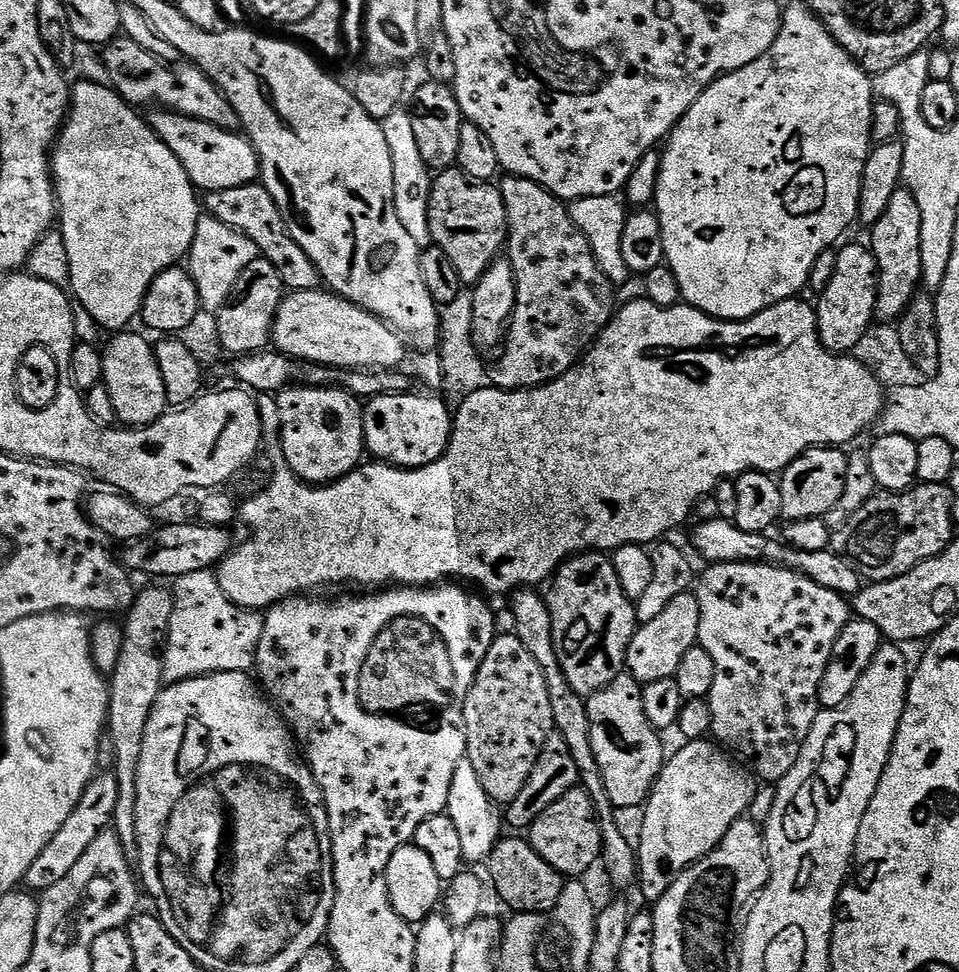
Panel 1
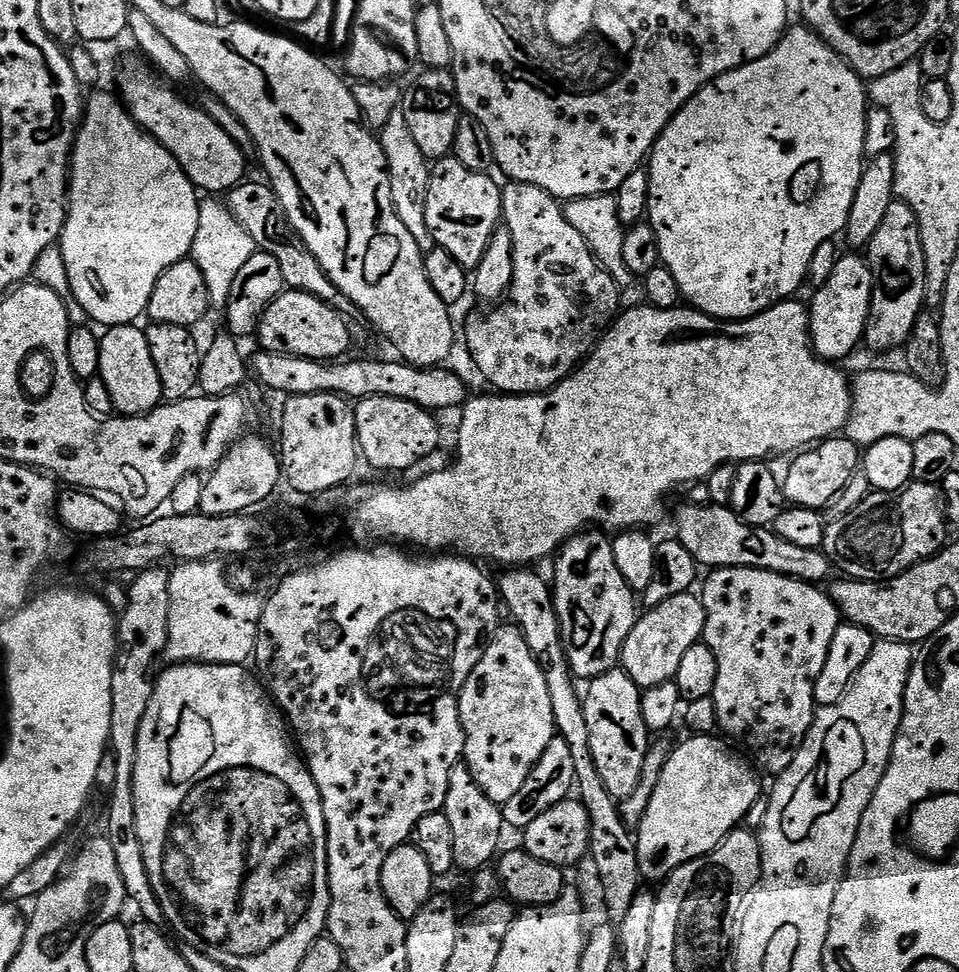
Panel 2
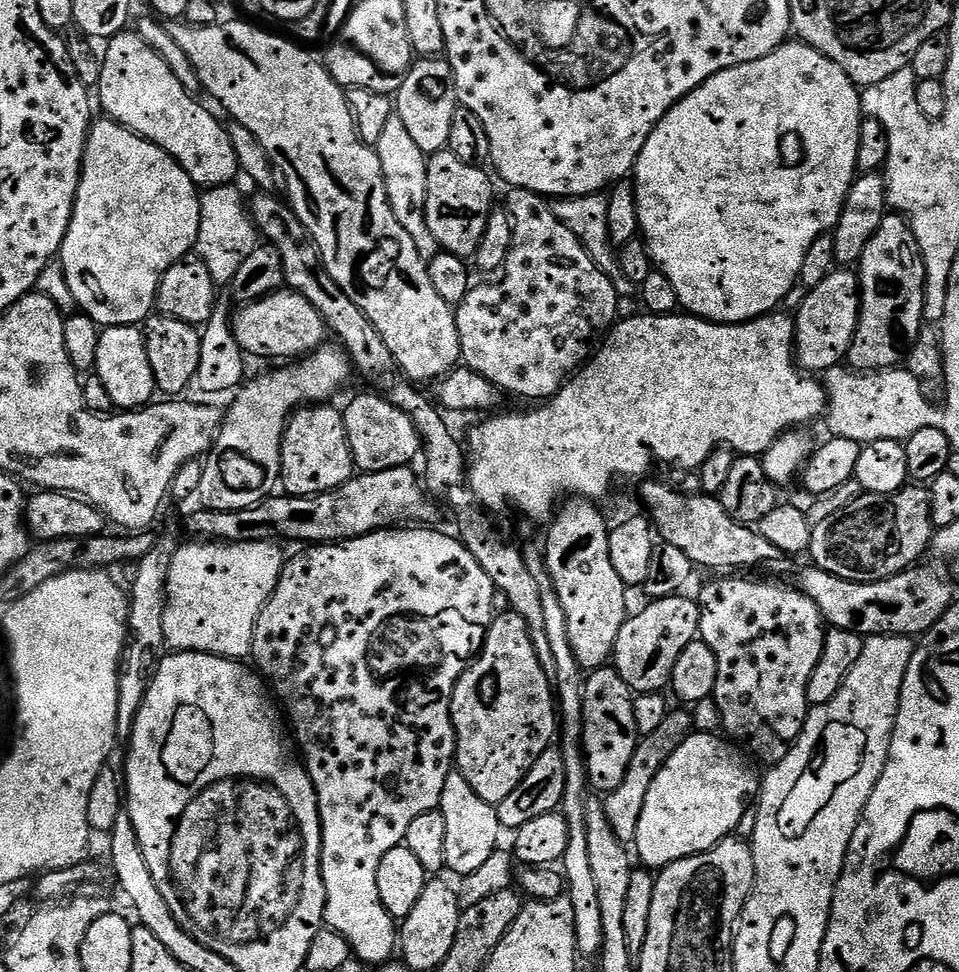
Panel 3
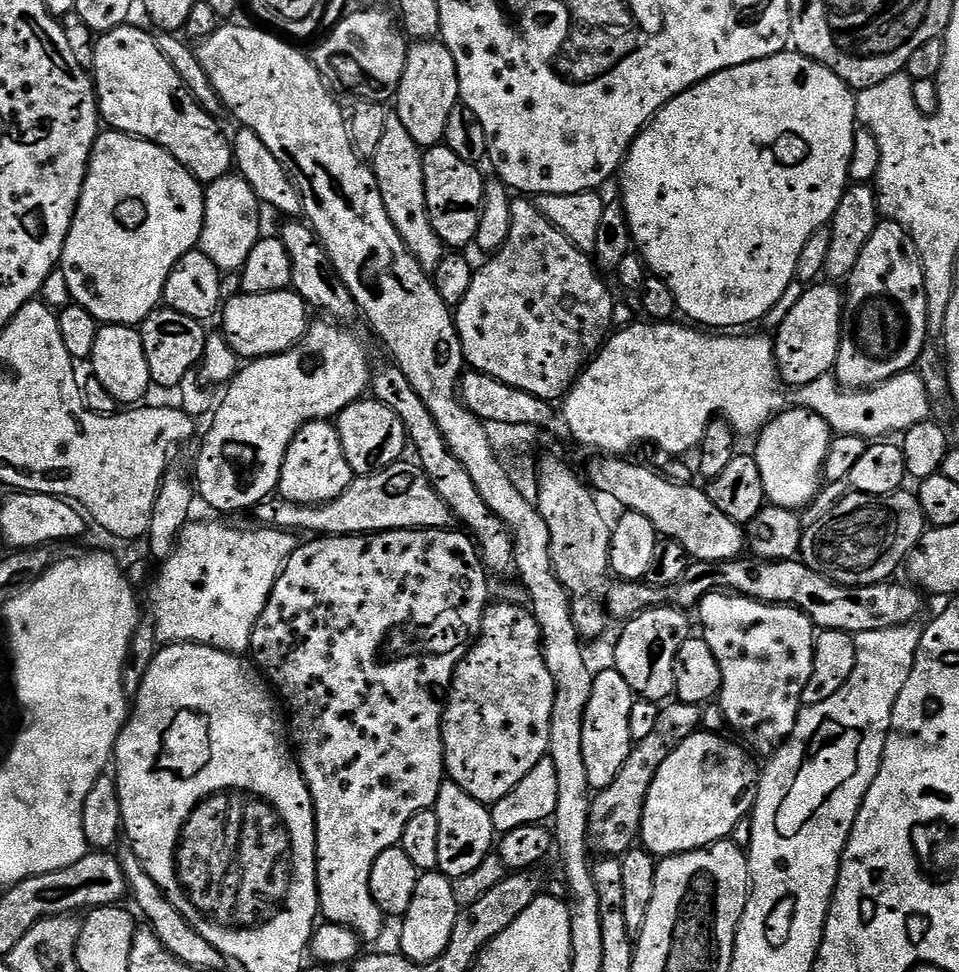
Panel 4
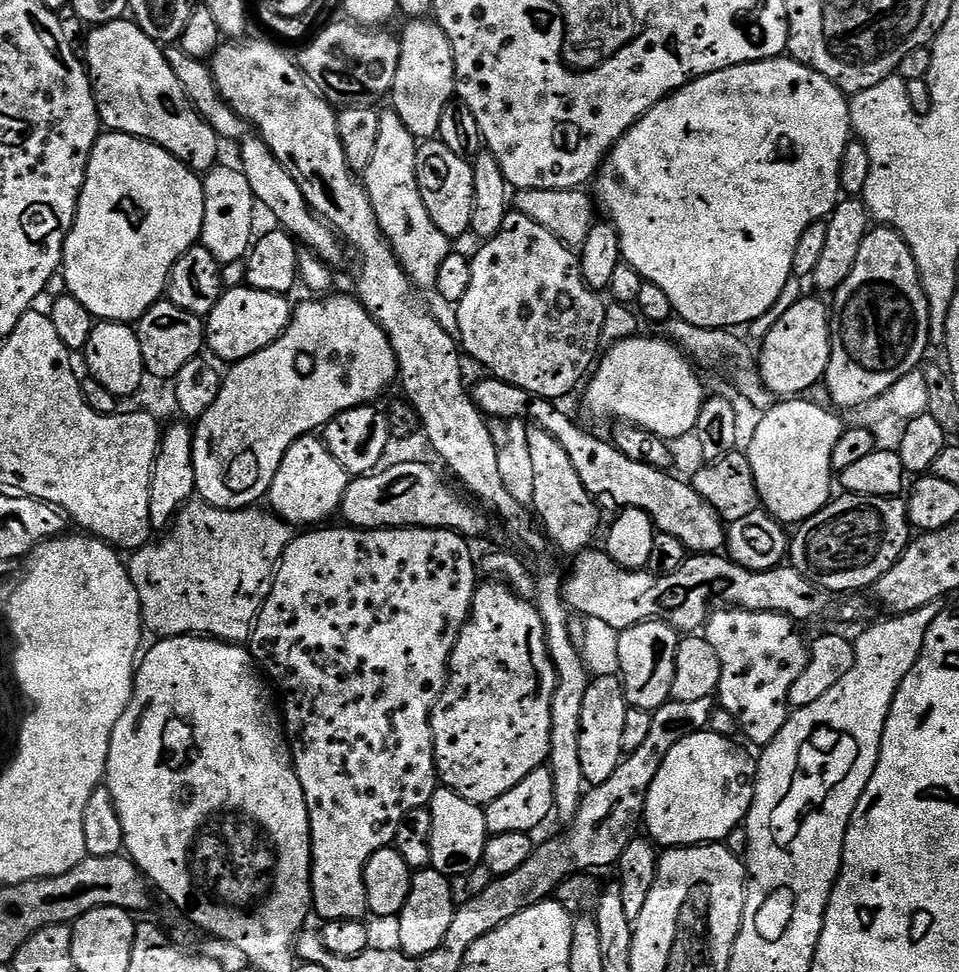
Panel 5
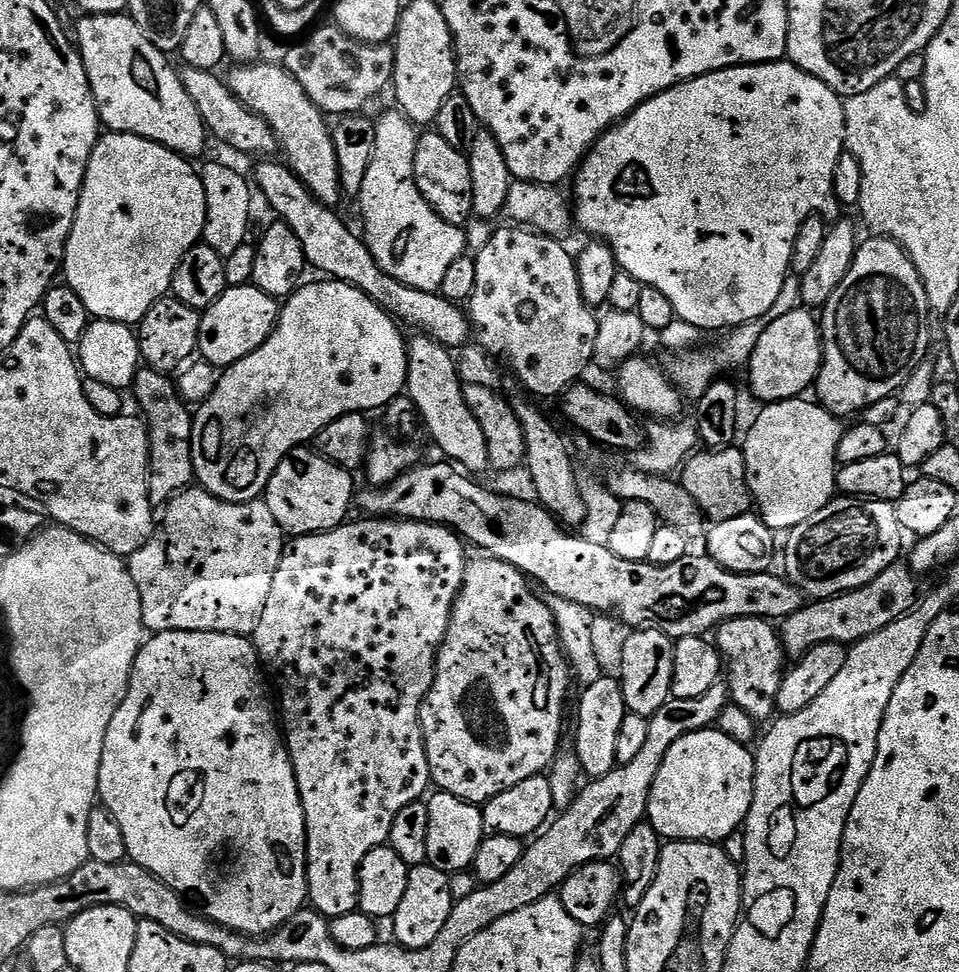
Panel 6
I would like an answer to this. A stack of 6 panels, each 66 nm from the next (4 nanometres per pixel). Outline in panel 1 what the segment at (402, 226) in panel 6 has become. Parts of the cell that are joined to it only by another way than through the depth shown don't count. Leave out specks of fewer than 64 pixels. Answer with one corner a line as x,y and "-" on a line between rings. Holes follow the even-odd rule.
398,107
394,110
394,114
387,116
382,123
386,142
390,146
390,158
394,162
394,206
398,214
398,222
406,226
406,234
410,234
410,238
414,238
416,245
423,250
432,244
428,203
434,176
426,166
426,162
422,162
422,153
418,151
411,111

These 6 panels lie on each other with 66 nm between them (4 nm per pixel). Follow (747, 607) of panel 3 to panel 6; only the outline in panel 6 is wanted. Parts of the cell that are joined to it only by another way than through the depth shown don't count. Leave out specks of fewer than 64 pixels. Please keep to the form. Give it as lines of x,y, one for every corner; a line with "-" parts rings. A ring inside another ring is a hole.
758,616
727,620
715,633
714,643
726,665
726,682
731,703
746,710
746,714
753,716
757,722
768,719
771,721
786,673
786,653
777,625
761,620

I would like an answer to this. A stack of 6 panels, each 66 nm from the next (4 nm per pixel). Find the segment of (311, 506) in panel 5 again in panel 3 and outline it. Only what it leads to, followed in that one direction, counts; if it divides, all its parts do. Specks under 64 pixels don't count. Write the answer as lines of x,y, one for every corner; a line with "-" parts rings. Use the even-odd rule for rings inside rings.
305,406
292,413
288,427
284,429
284,440
280,443
280,479
287,495
317,496
323,492
333,492
353,479
352,451
346,438
343,411
339,407
328,407
332,406

